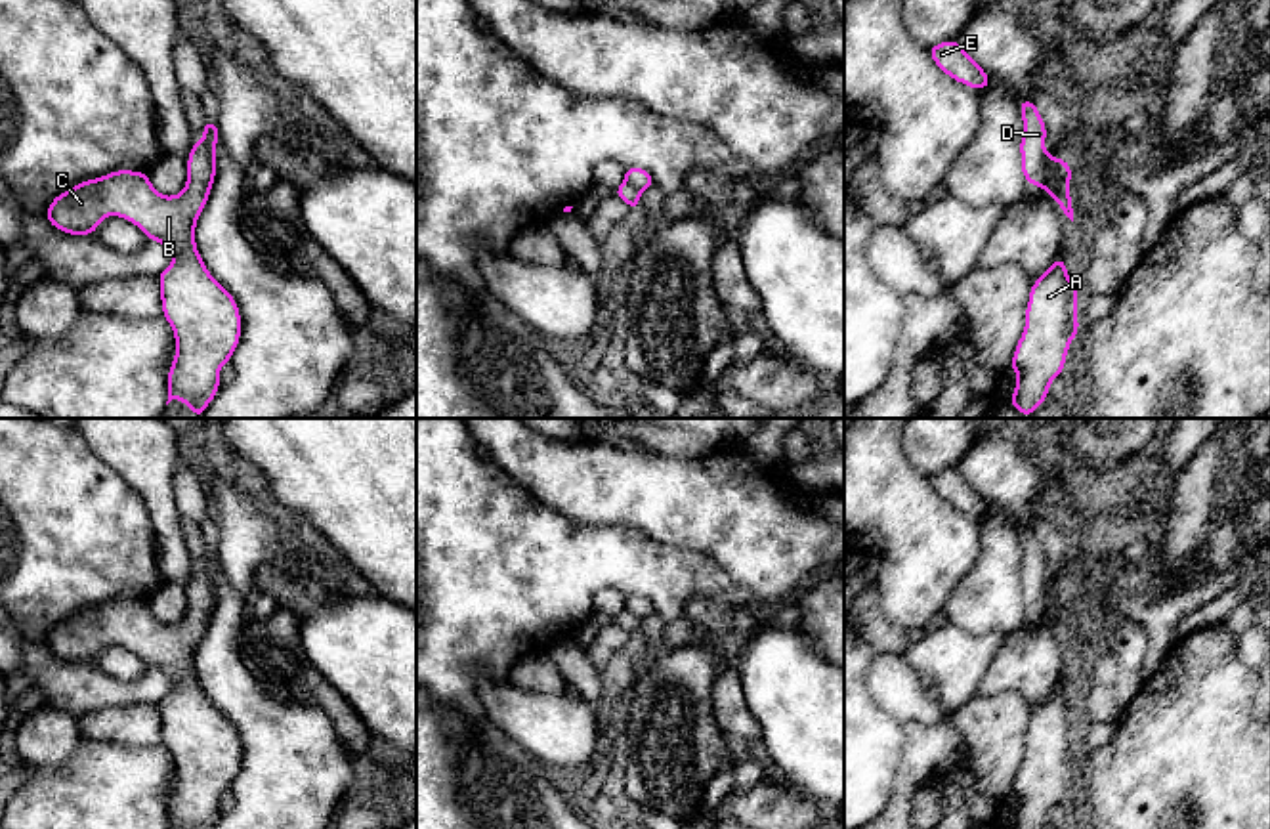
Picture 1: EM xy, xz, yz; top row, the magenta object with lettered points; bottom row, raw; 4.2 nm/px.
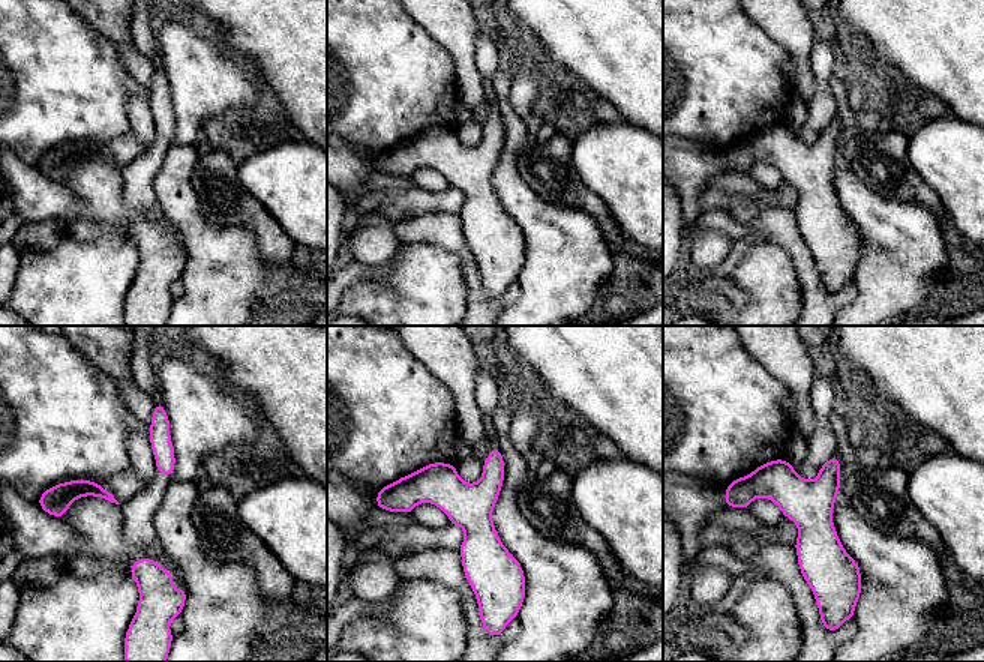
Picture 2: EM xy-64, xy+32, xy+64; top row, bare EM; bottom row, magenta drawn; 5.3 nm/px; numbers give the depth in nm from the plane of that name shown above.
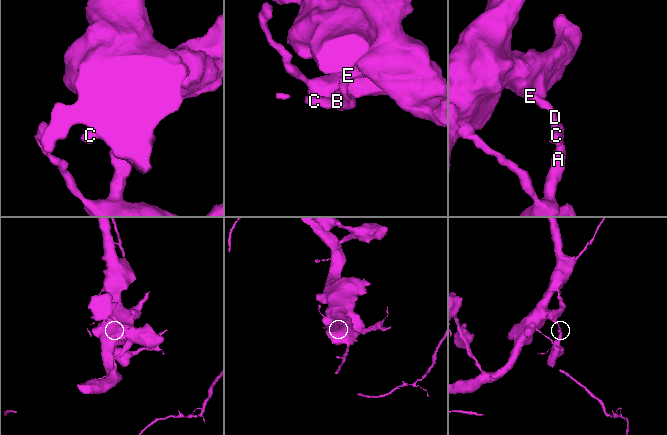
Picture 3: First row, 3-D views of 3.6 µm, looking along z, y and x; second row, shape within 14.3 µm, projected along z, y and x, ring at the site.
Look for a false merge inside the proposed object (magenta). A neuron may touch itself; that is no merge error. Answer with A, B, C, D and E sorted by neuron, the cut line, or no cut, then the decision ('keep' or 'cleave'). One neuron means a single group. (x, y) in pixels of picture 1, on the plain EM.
groups A B C / D E; cut xy (201, 570), (211, 587), (212, 610); cleave

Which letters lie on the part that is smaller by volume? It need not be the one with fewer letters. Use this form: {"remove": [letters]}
{"remove": ["A", "B", "C"]}

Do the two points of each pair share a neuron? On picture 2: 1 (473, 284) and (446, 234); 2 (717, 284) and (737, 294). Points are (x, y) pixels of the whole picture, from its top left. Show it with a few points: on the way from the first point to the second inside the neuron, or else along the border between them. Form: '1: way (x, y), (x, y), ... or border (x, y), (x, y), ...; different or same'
1: way (471, 272), (467, 255), (458, 246); same
2: way (722, 285), (732, 291); same

